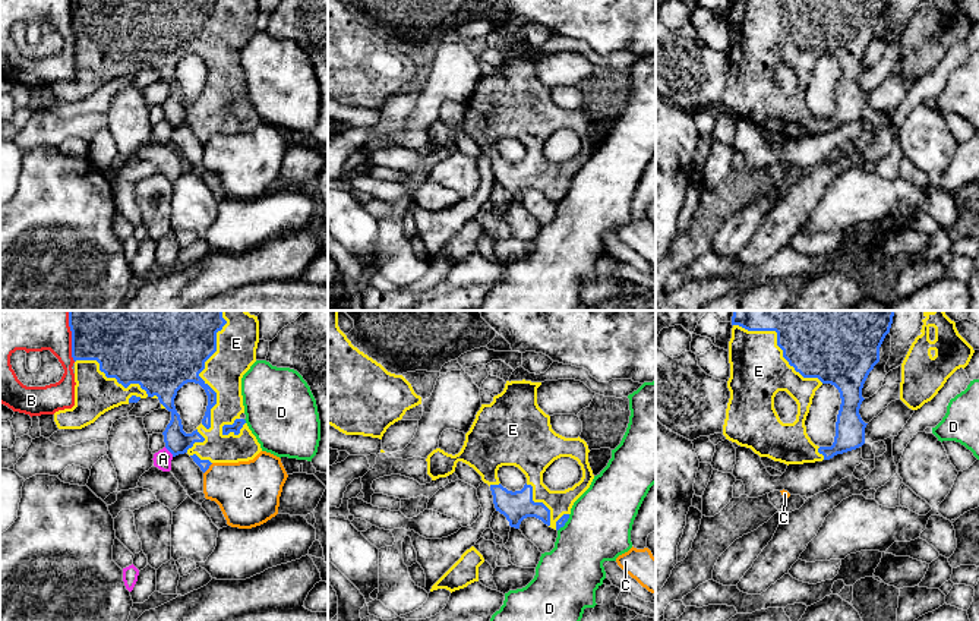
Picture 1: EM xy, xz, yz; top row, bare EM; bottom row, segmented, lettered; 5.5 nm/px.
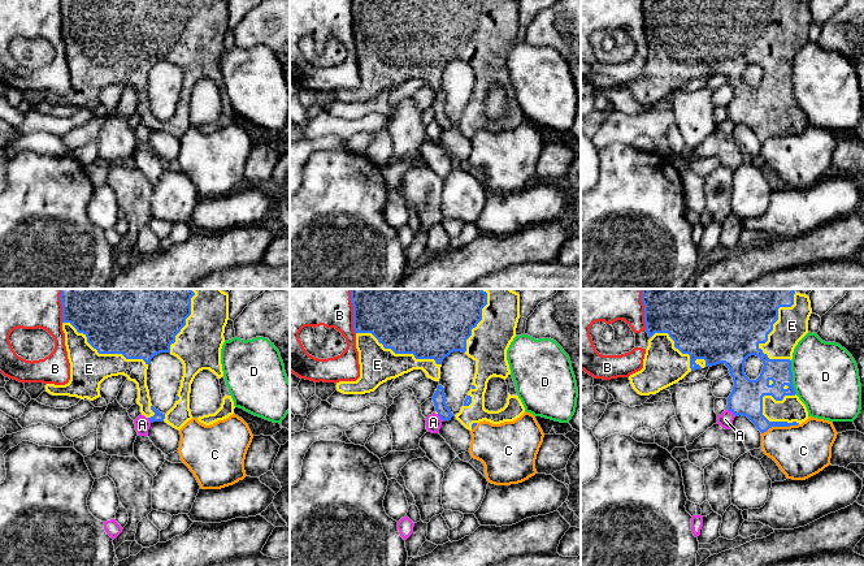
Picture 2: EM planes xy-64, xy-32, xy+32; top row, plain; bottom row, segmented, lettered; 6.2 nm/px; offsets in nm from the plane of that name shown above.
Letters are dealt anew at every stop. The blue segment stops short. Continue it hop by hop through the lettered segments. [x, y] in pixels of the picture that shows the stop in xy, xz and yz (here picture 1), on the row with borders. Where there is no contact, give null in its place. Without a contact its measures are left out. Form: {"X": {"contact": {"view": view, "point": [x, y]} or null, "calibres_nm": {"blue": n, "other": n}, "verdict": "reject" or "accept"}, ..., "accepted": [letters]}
{"A": {"contact": {"view": "xy", "point": [169, 450]}, "calibres_nm": {"blue": 140, "other": 100}, "verdict": "reject"}, "B": {"contact": {"view": "xy", "point": [72, 336]}, "calibres_nm": {"blue": 500, "other": 400}, "verdict": "reject"}, "C": {"contact": {"view": "xy", "point": [208, 467]}, "calibres_nm": {"blue": 60, "other": 340}, "verdict": "reject"}, "D": {"contact": {"view": "xz", "point": [565, 522]}, "calibres_nm": {"blue": 50, "other": 360}, "verdict": "reject"}, "E": {"contact": {"view": "xy", "point": [202, 369]}, "calibres_nm": {"blue": 480, "other": 220}, "verdict": "accept"}, "accepted": ["E"]}

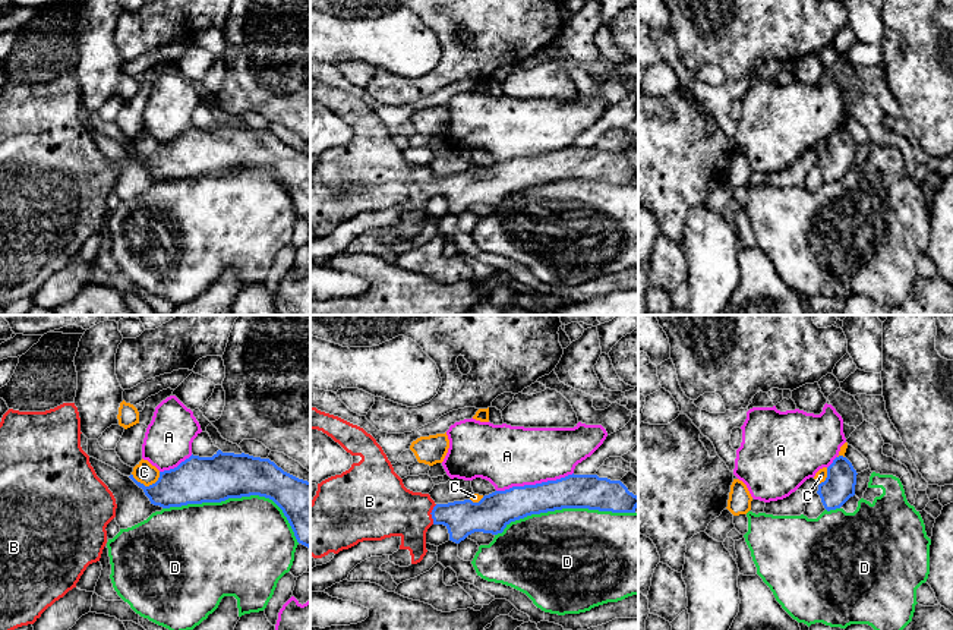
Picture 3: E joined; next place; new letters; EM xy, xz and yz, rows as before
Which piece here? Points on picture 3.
{"A": {"contact": {"view": "xz", "point": [536, 484]}, "calibres_nm": {"blue": 190, "other": 340}, "verdict": "reject"}, "B": {"contact": {"view": "xz", "point": [431, 513]}, "calibres_nm": {"blue": 190, "other": 320}, "verdict": "accept"}, "C": {"contact": {"view": "xy", "point": [144, 485]}, "calibres_nm": {"blue": 220, "other": 120}, "verdict": "reject"}, "D": {"contact": {"view": "xy", "point": [239, 497]}, "calibres_nm": {"blue": 260, "other": 500}, "verdict": "reject"}, "accepted": ["B"]}

